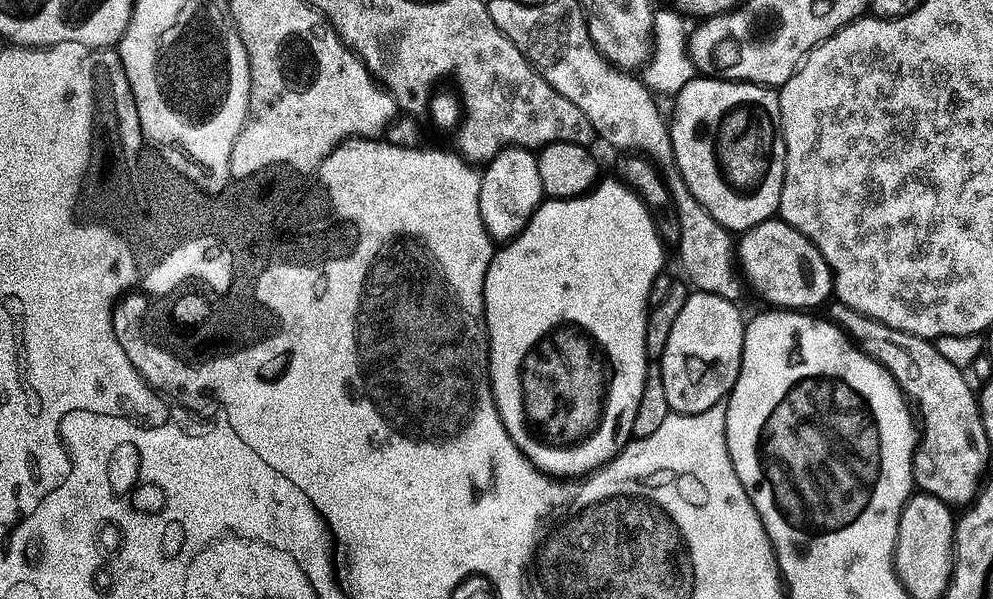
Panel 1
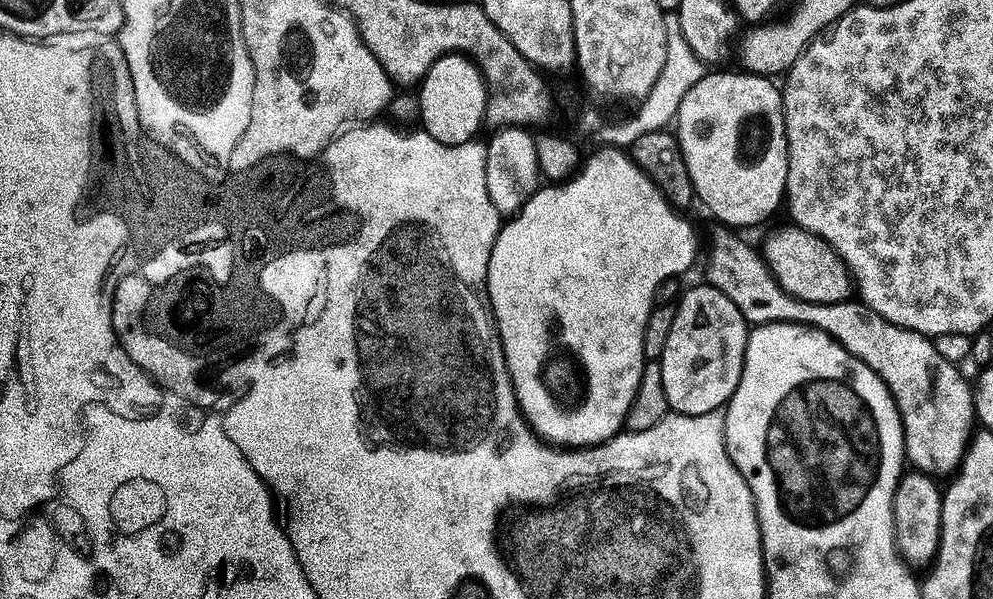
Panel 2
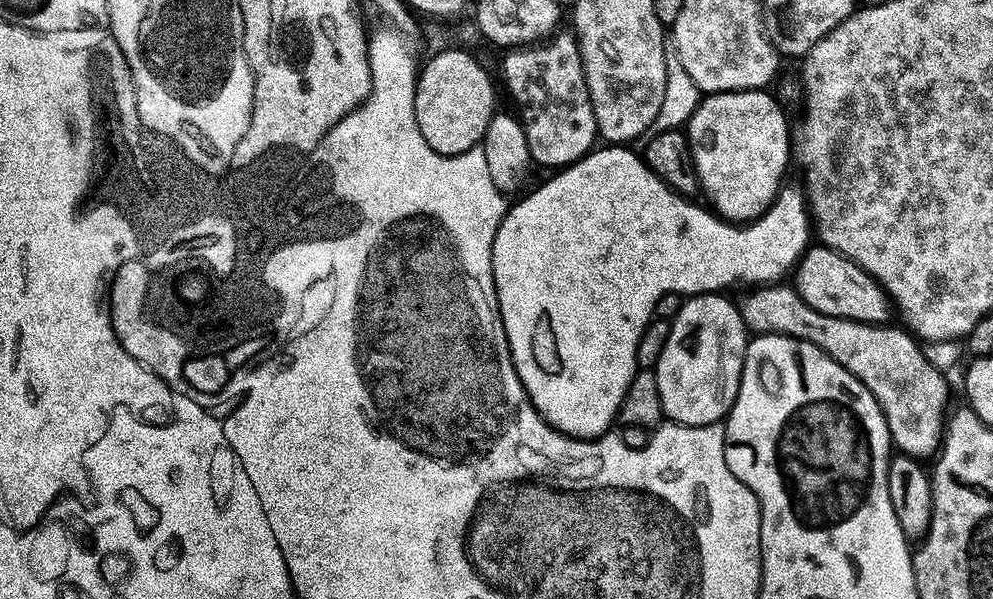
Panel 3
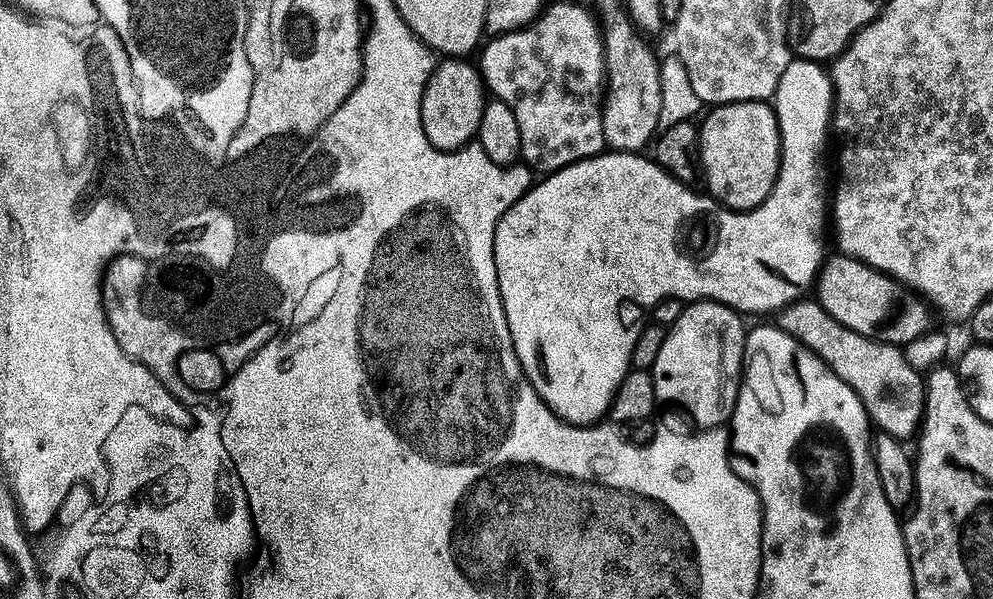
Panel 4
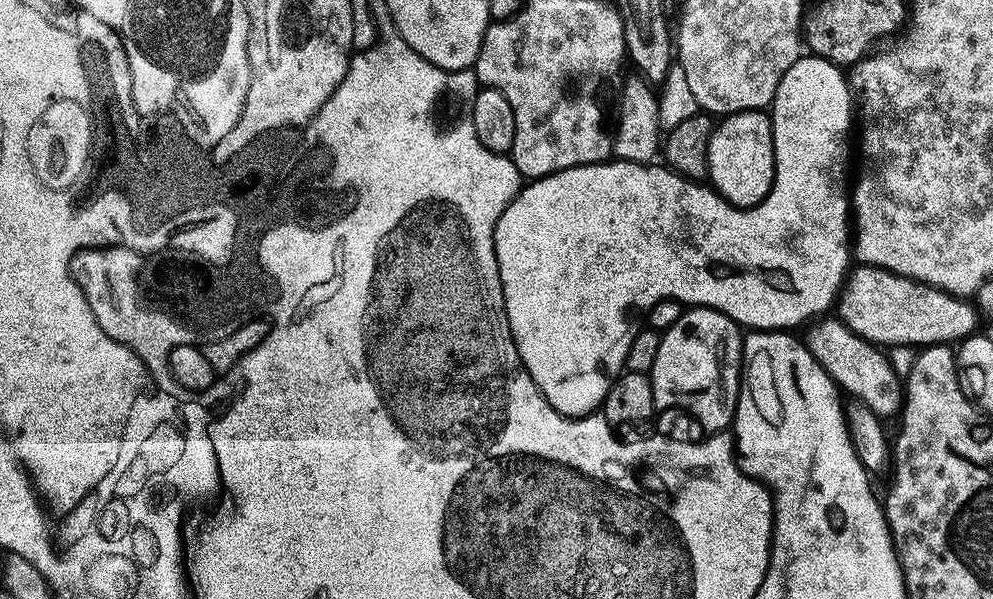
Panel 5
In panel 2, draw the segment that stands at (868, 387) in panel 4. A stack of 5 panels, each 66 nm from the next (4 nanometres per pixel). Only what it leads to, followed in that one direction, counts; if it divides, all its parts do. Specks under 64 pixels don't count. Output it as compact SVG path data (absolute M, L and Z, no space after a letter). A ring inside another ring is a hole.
M716 226L712 232L712 250L708 256L707 283L717 288L742 314L742 318L750 326L765 324L800 324L805 328L816 328L824 332L849 352L855 360L861 360L882 380L896 400L896 408L900 412L900 421L904 423L904 455L907 463L917 472L923 472L931 478L951 477L960 471L960 463L974 435L972 423L977 423L976 398L971 383L964 381L961 369L942 358L935 343L929 337L911 332L905 328L886 322L877 312L871 312L863 303L846 304L807 304L788 296L772 273L767 263L743 240L743 235L733 234L727 227Z

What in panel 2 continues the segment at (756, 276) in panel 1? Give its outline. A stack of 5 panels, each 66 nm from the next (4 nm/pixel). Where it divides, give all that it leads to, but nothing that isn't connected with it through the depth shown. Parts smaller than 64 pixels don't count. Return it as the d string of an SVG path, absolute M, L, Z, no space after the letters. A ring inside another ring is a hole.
M802 228L776 232L765 242L762 256L777 283L788 296L807 304L846 304L853 299L854 281L844 260L822 238Z

